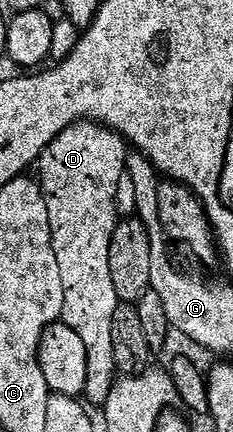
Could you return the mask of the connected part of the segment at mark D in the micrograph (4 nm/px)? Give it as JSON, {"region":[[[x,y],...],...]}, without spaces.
{"region":[[[84,121],[65,129],[45,149],[37,164],[37,182],[43,190],[45,209],[49,209],[49,229],[53,241],[53,253],[57,253],[57,266],[61,269],[61,285],[65,285],[65,305],[62,322],[81,337],[88,358],[88,383],[86,398],[103,408],[109,401],[109,393],[117,379],[113,361],[113,313],[119,307],[117,289],[113,289],[113,277],[109,274],[109,245],[113,241],[117,216],[117,185],[127,170],[128,144],[115,131],[102,123]]]}

